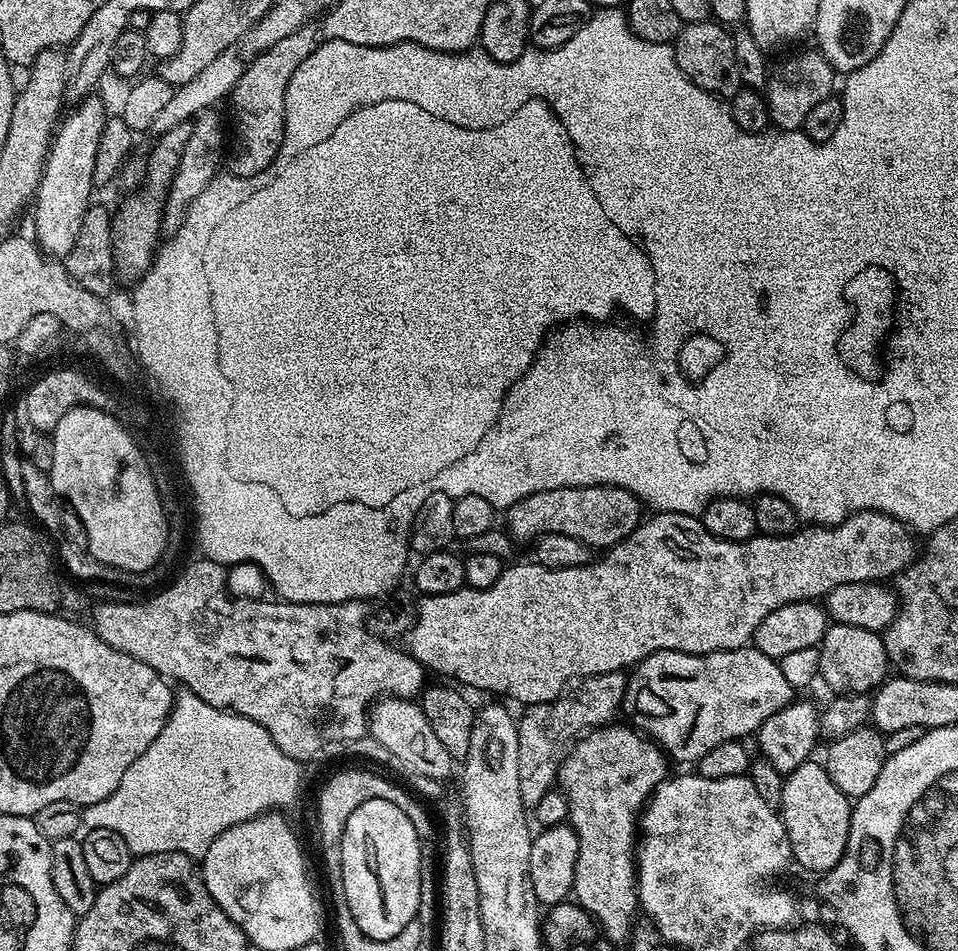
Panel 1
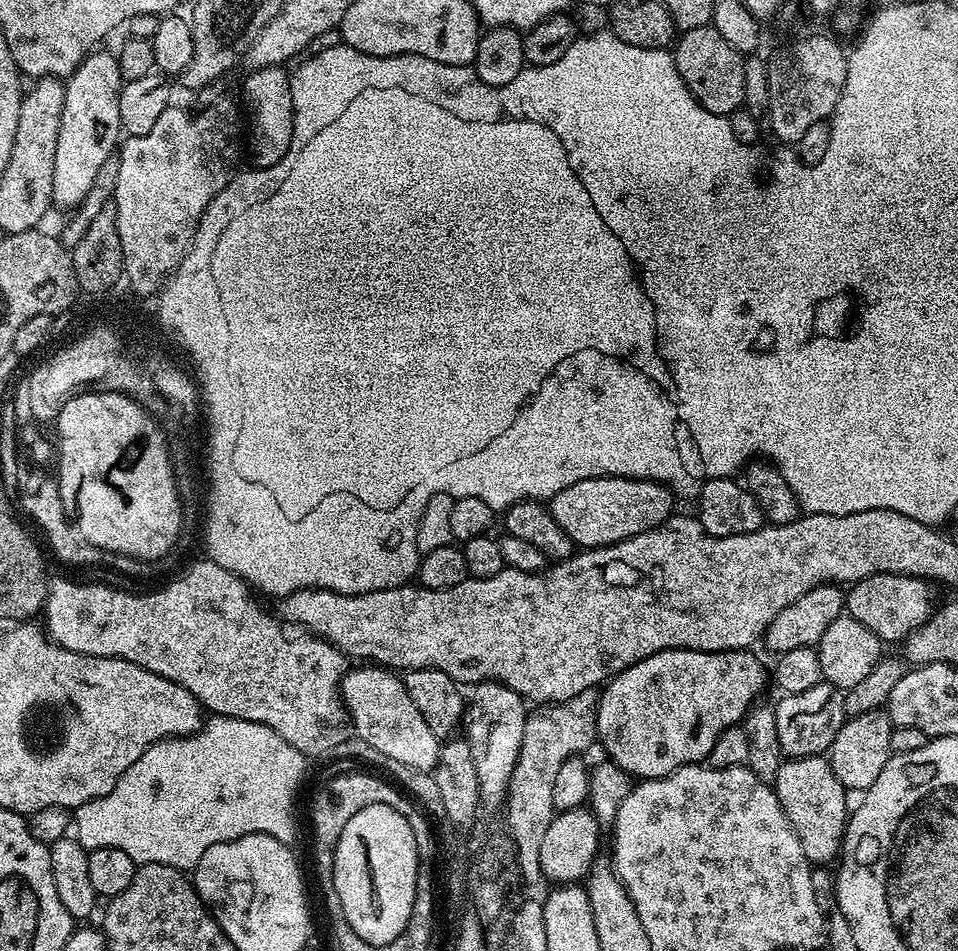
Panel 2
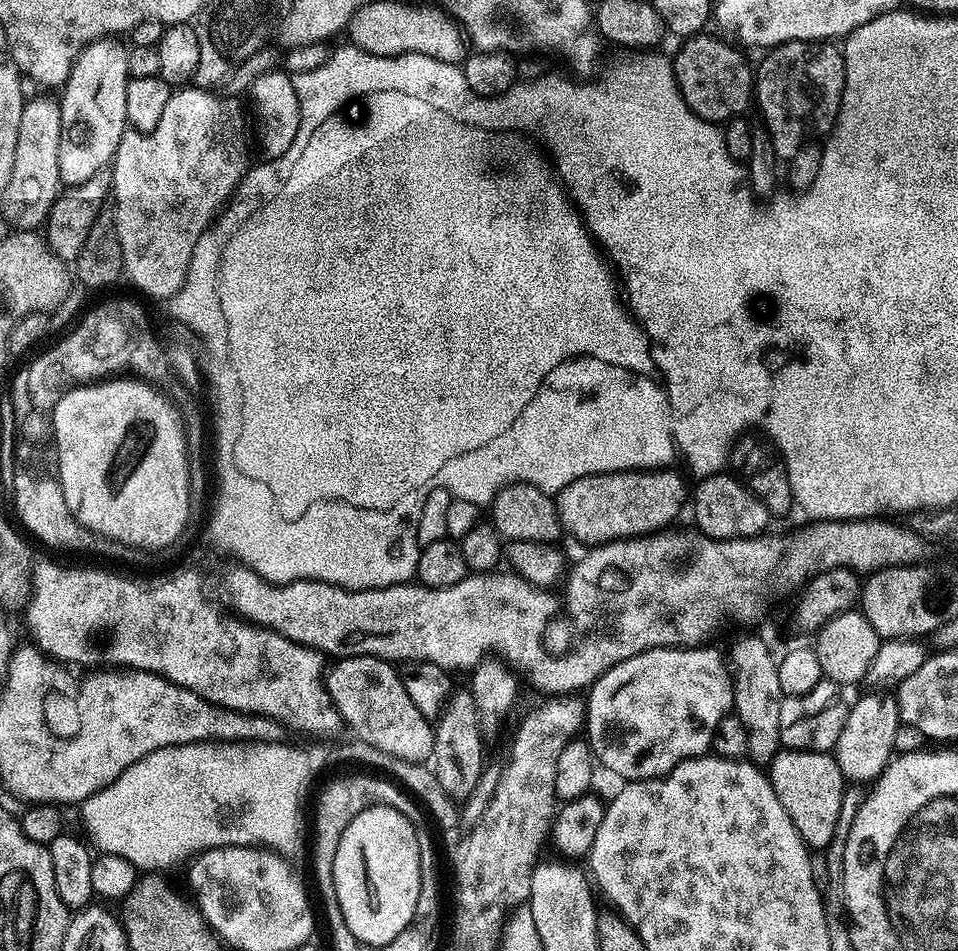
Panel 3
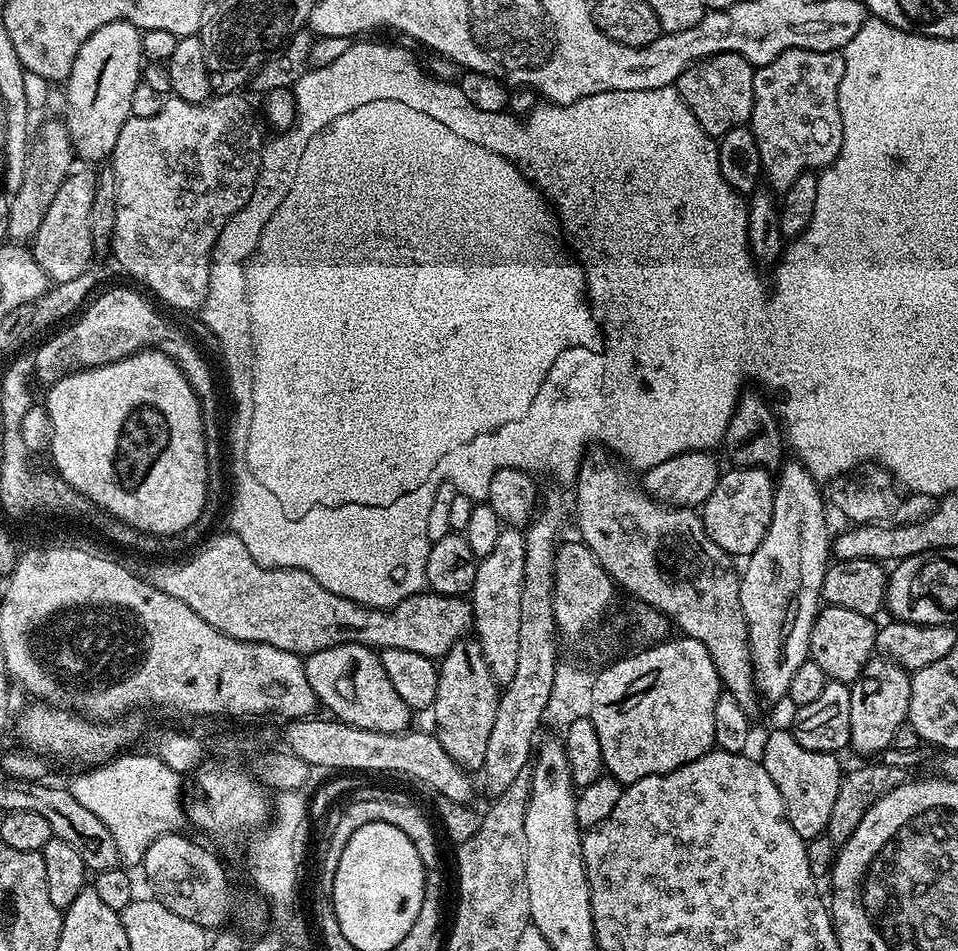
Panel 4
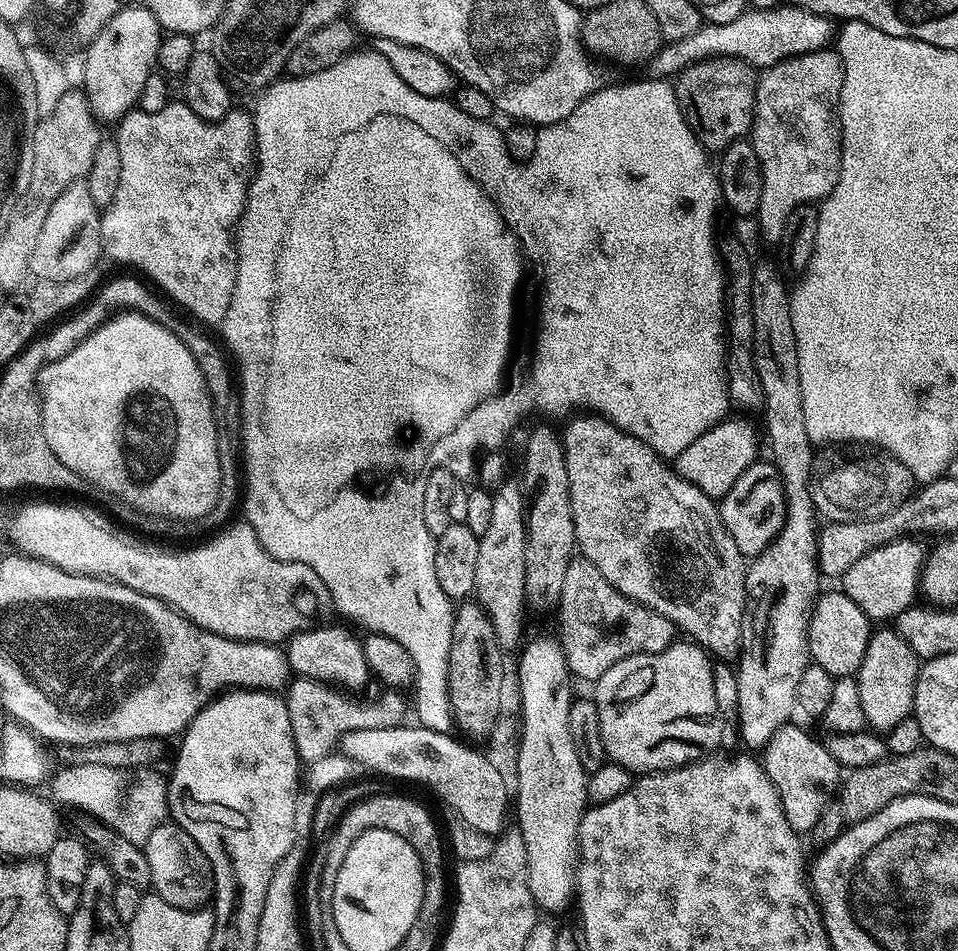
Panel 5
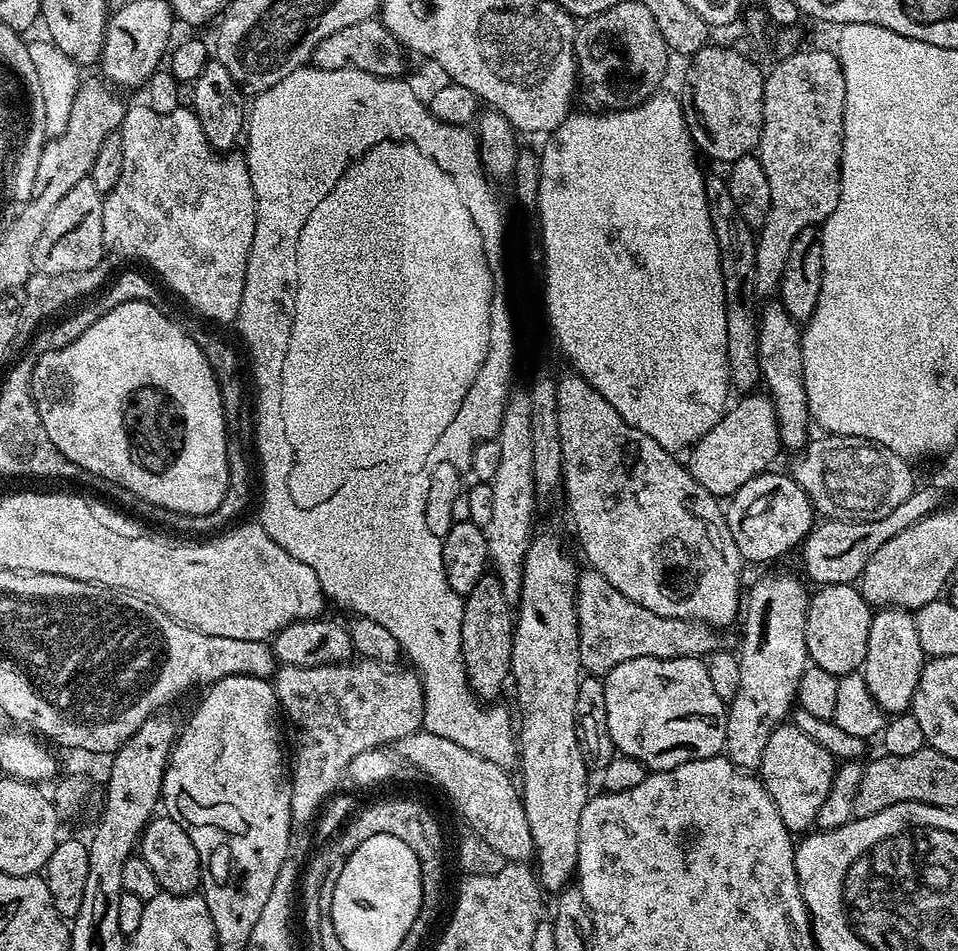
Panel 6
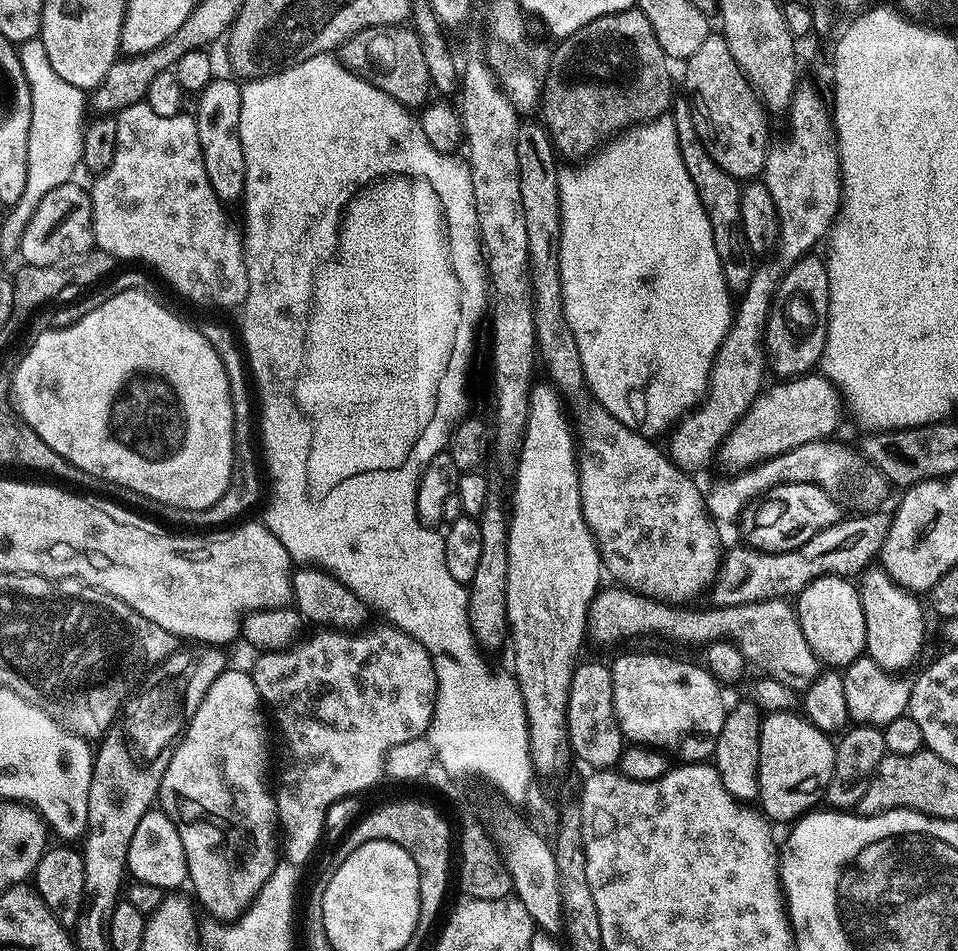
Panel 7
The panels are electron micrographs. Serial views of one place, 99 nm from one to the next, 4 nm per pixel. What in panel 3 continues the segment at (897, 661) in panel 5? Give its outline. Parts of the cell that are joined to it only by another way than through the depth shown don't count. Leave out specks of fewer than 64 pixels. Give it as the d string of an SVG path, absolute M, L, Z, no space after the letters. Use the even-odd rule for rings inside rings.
M868 690L865 696L851 701L846 726L838 734L834 755L842 770L845 781L874 782L884 773L884 768L894 756L894 734L898 734L900 711L896 705L895 695L883 696L883 691Z

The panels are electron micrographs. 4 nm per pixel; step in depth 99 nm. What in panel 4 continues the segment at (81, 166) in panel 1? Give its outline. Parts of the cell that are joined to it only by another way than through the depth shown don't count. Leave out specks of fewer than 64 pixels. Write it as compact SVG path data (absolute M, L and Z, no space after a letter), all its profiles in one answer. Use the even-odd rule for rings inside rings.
M119 20L94 30L94 34L90 34L86 42L82 42L82 50L78 50L78 58L74 58L74 66L66 81L68 87L66 123L72 151L79 159L81 156L84 160L107 161L111 157L118 142L118 134L122 134L122 126L132 115L130 101L134 99L134 90L142 83L141 35L141 29L136 28L129 20Z

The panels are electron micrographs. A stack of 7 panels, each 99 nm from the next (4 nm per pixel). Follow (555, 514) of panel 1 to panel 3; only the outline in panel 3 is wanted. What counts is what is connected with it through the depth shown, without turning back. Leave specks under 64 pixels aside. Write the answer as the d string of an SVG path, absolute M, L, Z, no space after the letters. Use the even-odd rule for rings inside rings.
M675 467L654 468L651 470L637 470L635 472L603 472L597 476L583 476L570 486L555 493L556 509L560 515L560 526L576 540L581 540L584 546L599 546L611 544L614 540L625 538L639 538L655 534L667 529L668 524L680 511L685 511L690 500L690 484L676 473Z

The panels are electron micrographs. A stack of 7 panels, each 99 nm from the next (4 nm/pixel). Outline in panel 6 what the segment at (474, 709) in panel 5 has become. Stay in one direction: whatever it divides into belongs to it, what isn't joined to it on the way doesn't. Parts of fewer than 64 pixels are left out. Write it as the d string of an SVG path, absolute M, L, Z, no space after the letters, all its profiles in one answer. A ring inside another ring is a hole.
M486 574L474 590L465 597L462 618L462 646L464 669L468 685L478 698L496 698L510 680L512 670L512 638L514 612L510 602L502 595L500 580L494 574Z

